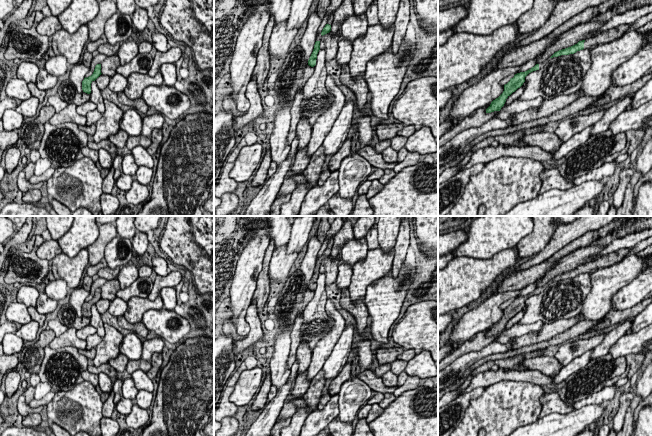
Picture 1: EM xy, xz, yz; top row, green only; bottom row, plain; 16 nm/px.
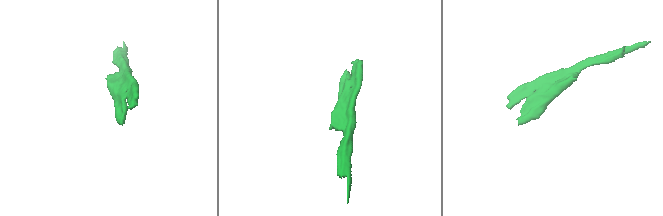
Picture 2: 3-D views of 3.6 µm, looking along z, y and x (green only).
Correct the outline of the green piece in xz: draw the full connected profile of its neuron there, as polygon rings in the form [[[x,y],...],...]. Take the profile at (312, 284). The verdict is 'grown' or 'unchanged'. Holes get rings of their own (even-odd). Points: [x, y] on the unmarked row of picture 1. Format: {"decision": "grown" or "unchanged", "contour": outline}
{"decision": "grown", "contour": [[[330,239],[328,241],[327,248],[323,252],[322,256],[317,258],[317,260],[316,260],[316,266],[315,266],[315,269],[314,269],[314,273],[313,273],[313,276],[312,276],[309,284],[308,284],[308,289],[309,290],[314,291],[316,289],[317,278],[320,274],[321,261],[331,255],[332,247],[333,247],[333,239]]]}

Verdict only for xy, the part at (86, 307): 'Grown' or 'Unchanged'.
Unchanged

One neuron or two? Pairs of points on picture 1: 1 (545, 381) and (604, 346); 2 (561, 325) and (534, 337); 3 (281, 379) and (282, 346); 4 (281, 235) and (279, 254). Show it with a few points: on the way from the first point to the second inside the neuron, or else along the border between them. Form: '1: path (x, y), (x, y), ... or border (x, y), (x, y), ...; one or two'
1: border (607, 353), (591, 360); two
2: path (554, 329), (541, 335); one
3: path (281, 371), (281, 354); one
4: border (286, 243), (275, 248); two

